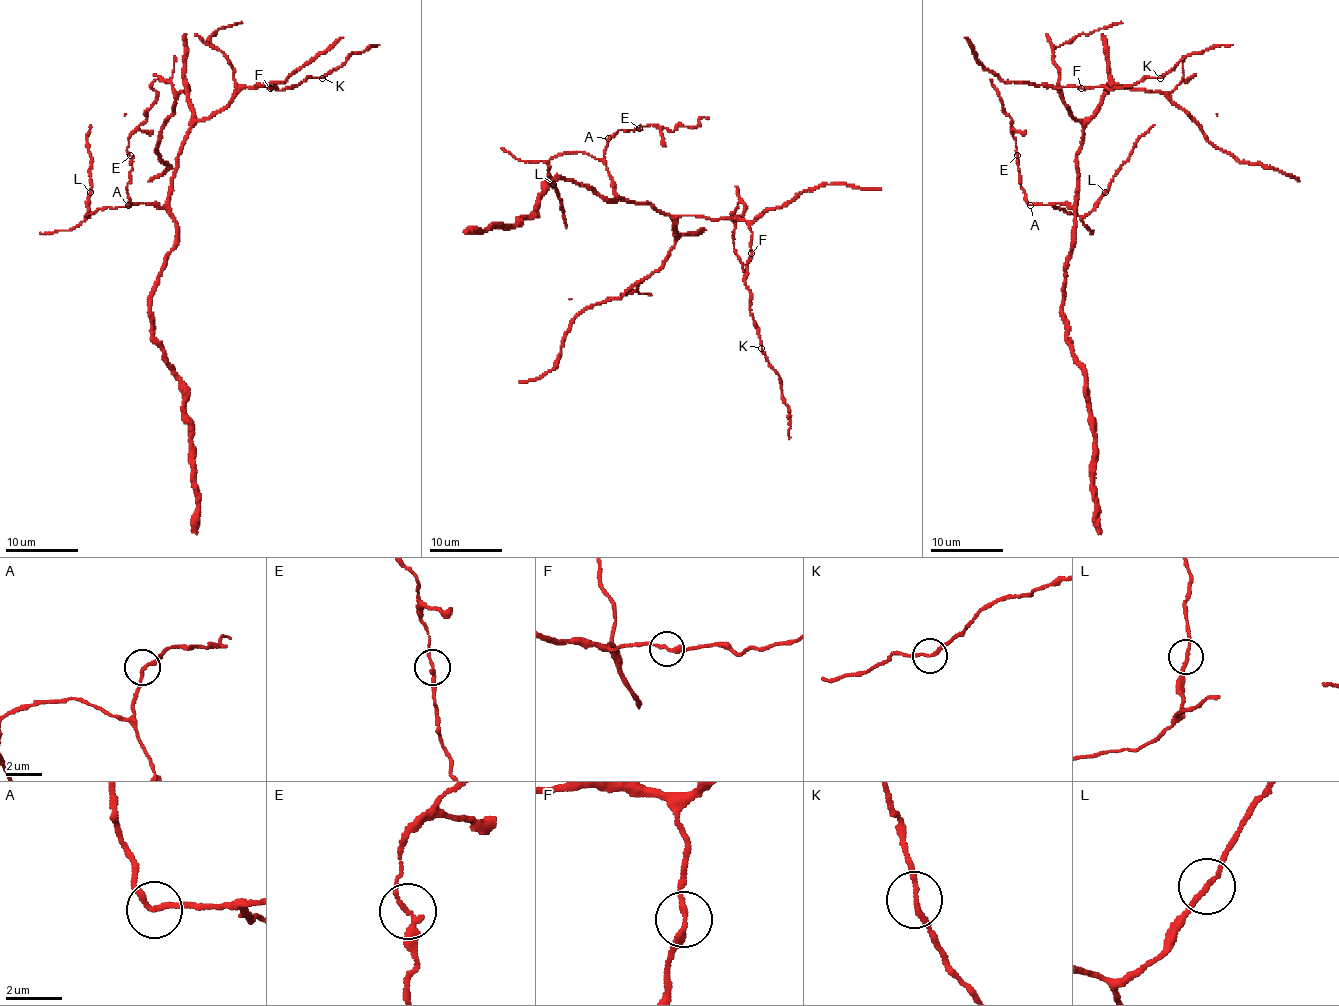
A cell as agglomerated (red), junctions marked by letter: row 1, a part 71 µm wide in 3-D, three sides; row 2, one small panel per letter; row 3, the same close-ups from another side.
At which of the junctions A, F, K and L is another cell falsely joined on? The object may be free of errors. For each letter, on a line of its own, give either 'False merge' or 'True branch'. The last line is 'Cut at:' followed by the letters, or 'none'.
A: True branch
F: True branch
K: True branch
L: True branch
Cut at: none

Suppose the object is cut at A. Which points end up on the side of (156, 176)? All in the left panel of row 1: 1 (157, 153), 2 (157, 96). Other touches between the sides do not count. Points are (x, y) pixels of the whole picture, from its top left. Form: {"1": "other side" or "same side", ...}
{"1": "same side", "2": "other side"}

